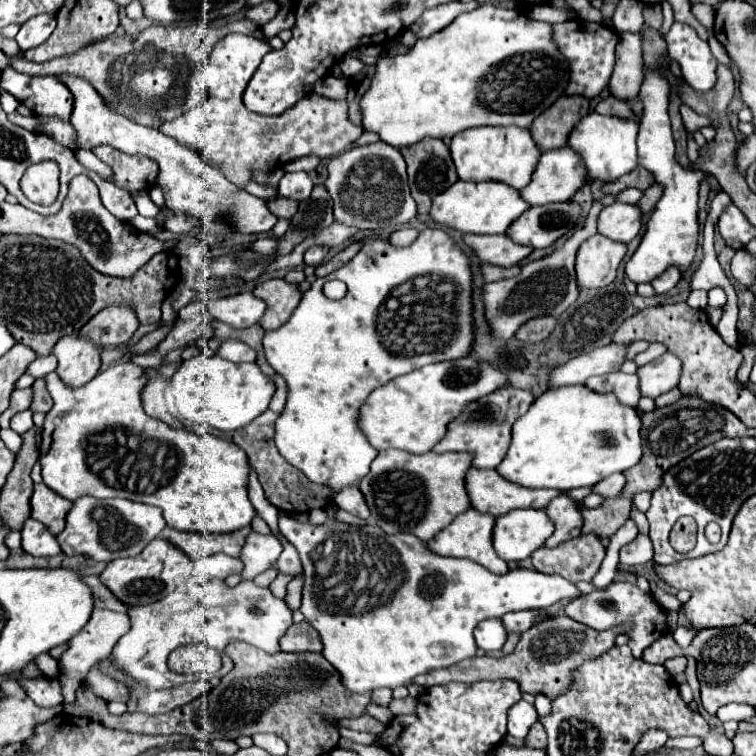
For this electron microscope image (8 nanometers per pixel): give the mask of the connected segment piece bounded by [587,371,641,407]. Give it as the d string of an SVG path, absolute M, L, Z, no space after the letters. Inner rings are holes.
M621 371L601 375L601 377L589 377L587 387L595 389L597 393L609 393L611 391L611 393L619 395L619 401L623 401L625 405L631 405L631 407L637 407L637 403L641 399L637 375L625 375Z

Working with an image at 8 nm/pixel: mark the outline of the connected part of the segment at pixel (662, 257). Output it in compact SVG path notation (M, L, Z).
M645 69L645 83L641 89L643 117L641 117L639 139L637 139L639 165L653 171L657 183L665 185L665 191L647 223L647 231L641 239L639 249L625 265L625 277L631 279L633 283L651 283L653 279L661 277L669 267L677 267L681 273L685 273L693 265L695 251L697 251L697 235L699 235L697 191L699 191L699 183L709 173L683 169L675 161L673 135L671 135L671 125L669 125L669 115L667 115L669 93L671 93L671 87L669 87L669 81L663 77L663 73Z

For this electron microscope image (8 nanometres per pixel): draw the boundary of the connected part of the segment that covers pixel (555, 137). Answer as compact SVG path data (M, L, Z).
M563 95L559 101L545 109L529 127L541 151L559 149L567 145L569 133L591 111L591 103L581 95Z

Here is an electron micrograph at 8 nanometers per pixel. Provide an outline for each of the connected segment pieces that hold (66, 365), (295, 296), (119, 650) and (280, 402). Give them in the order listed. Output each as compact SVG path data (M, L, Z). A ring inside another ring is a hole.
M85 335L61 337L53 347L53 355L59 361L59 379L71 387L85 385L101 367L101 347Z
M285 279L261 281L253 289L253 293L267 303L267 311L259 321L259 325L265 331L281 327L291 317L291 313L295 311L295 307L301 301L299 283L287 283Z
M213 555L195 560L189 557L193 571L181 585L177 585L171 595L167 593L167 597L163 597L161 601L129 609L131 629L115 645L113 657L125 673L129 673L149 689L167 689L195 679L193 675L173 673L167 667L169 653L179 645L203 641L209 647L223 651L227 643L239 639L255 645L257 649L263 649L265 653L277 653L279 639L293 625L291 609L269 589L259 587L253 581L241 581L237 587L227 587L223 579L211 577L211 557ZM197 574L198 579L192 579Z
M275 374L274 382L276 384L276 392L271 400L269 409L281 413L286 404L288 388L285 380L279 374Z

